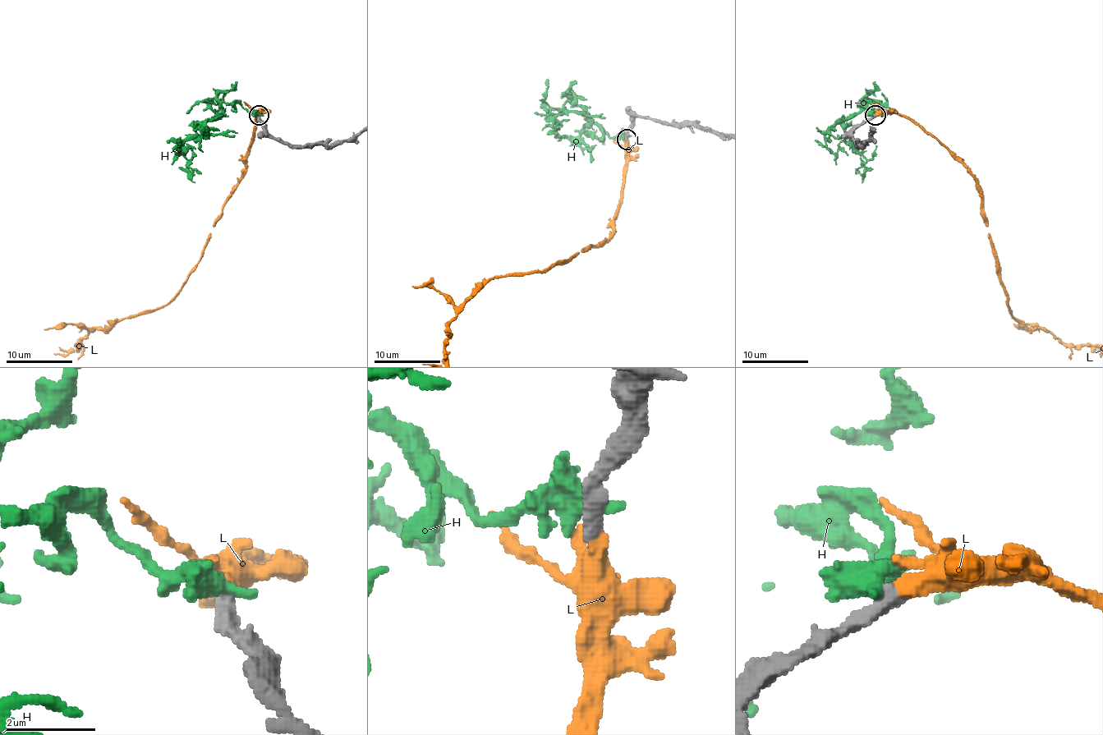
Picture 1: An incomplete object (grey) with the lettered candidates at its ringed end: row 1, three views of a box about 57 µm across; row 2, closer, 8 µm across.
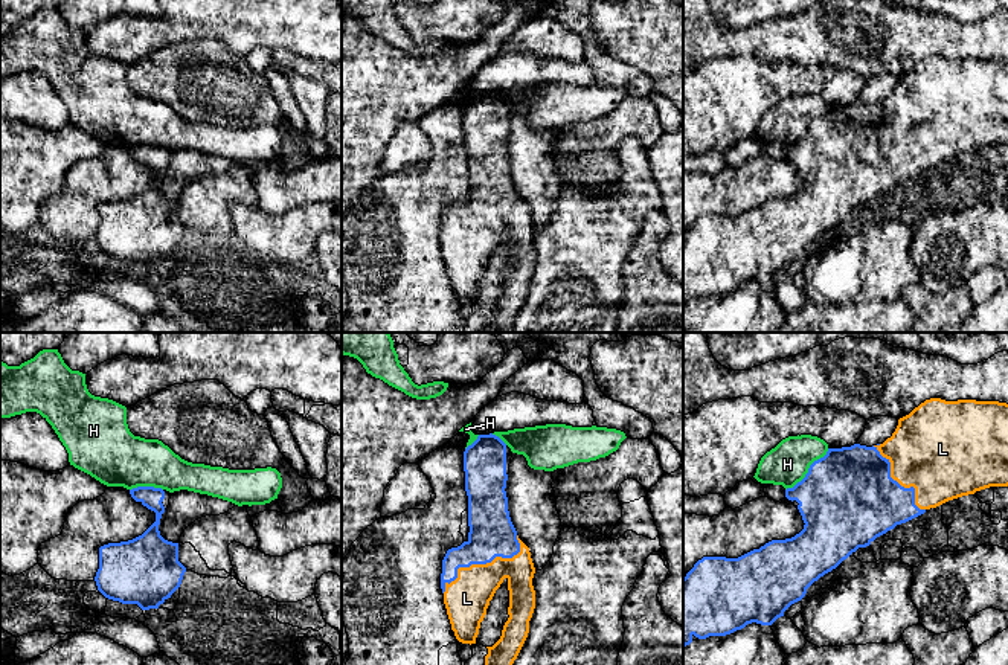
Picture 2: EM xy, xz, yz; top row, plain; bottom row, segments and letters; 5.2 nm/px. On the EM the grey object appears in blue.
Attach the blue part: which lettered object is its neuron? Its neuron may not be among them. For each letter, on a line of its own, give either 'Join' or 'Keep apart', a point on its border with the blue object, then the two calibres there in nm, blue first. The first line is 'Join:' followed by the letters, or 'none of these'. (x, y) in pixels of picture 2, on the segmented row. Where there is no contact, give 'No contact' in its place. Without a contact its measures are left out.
Join: L
H: Keep apart. Touches blue at yz (808, 470). Thickness 500 nm (blue) against 220 nm
L: Join. Touches blue at xz (482, 563). Thickness 240 nm (blue) against 240 nm

